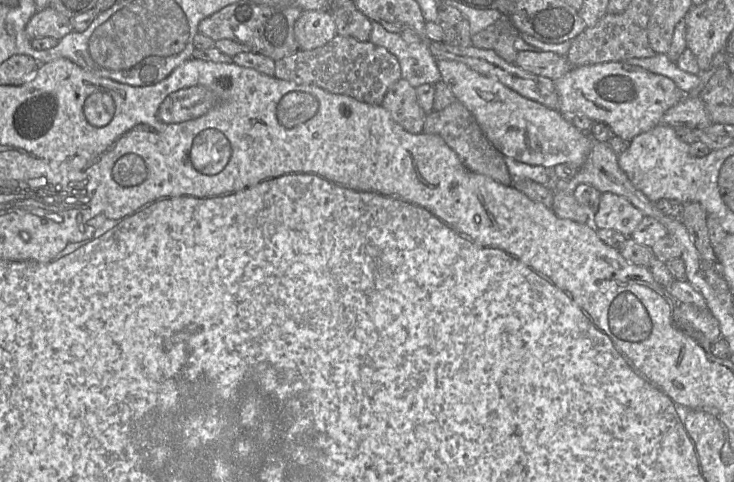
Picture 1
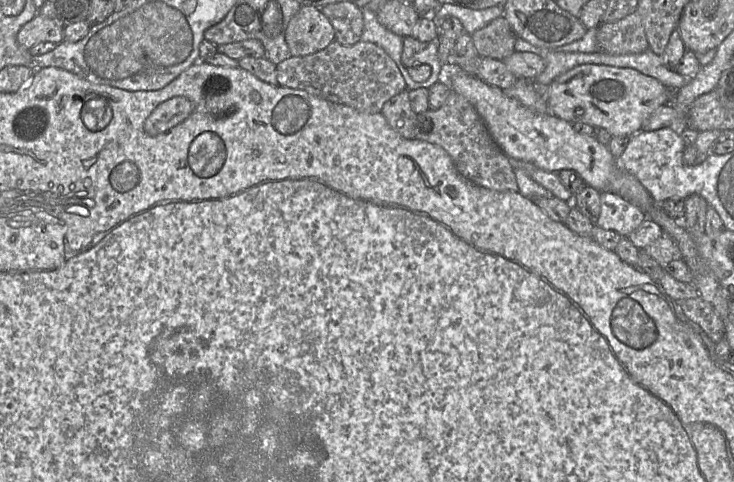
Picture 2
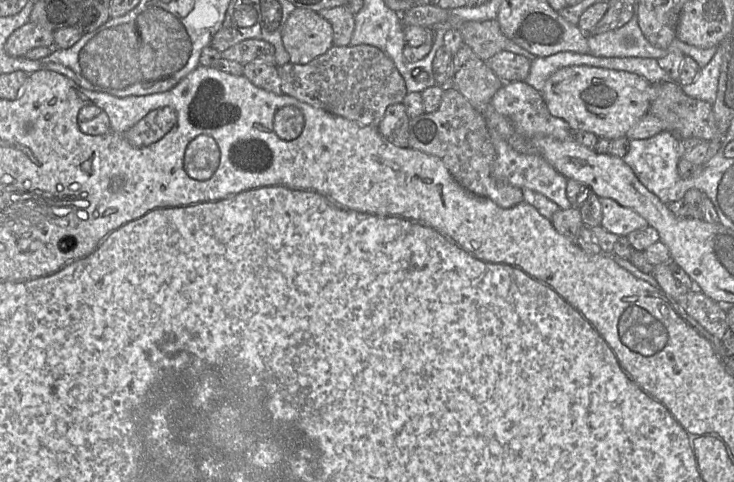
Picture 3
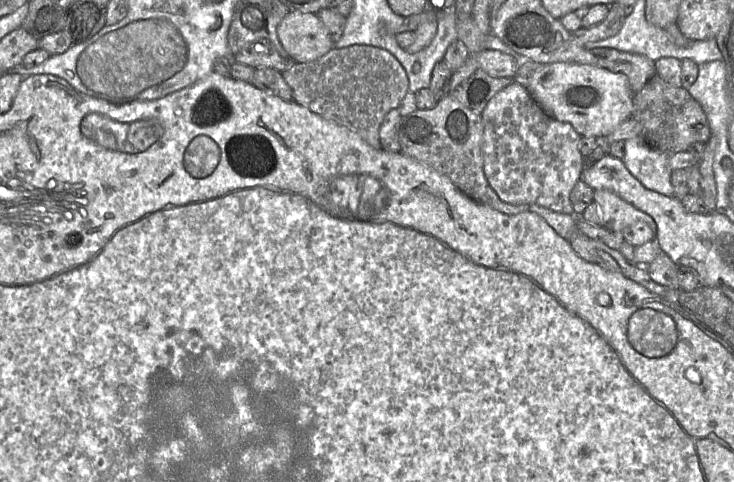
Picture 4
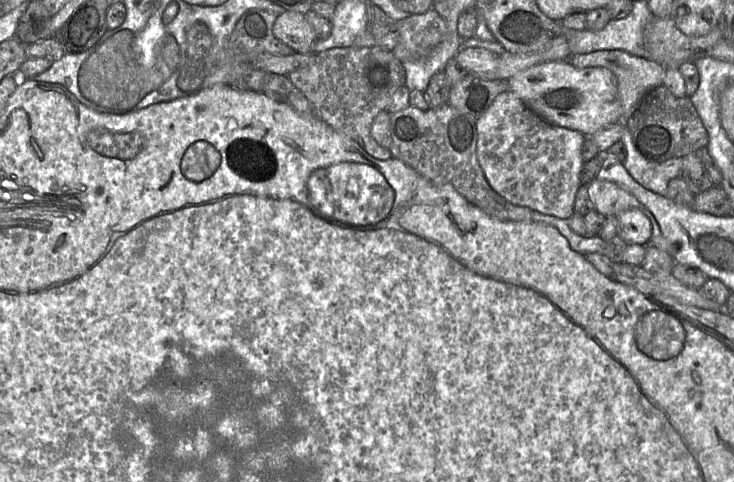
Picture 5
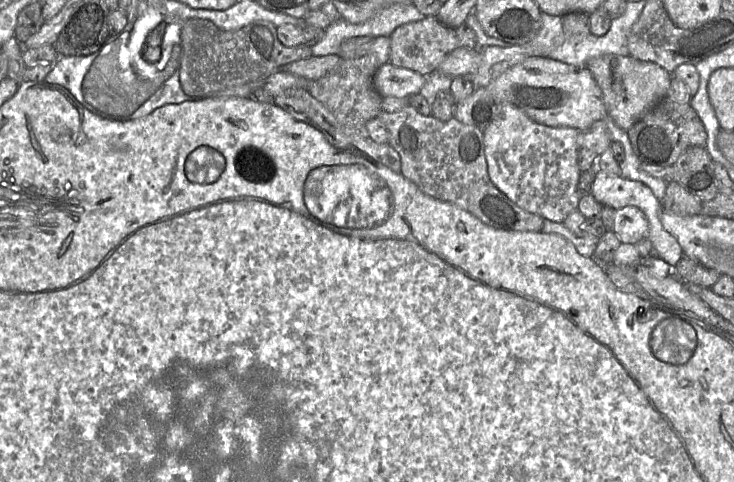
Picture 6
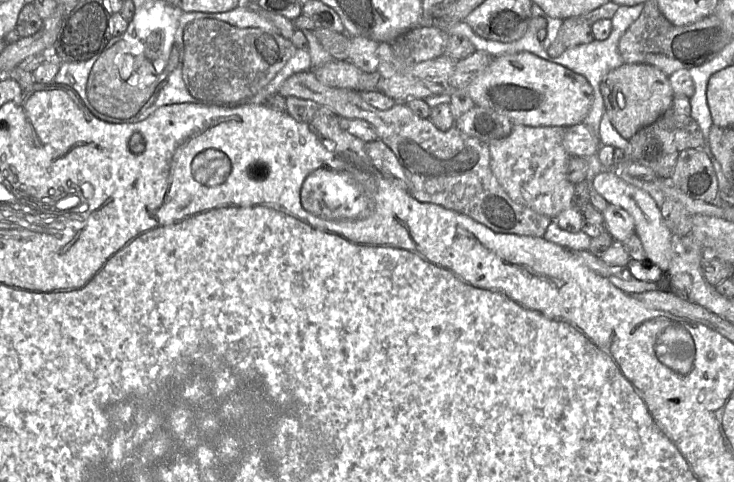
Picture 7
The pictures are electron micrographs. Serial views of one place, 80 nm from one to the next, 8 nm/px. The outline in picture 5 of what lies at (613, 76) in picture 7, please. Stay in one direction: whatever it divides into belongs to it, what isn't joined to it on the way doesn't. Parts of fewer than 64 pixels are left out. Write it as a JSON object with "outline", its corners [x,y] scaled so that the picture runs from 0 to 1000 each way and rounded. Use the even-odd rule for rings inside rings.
{"outline":[[[816,104],[800,112],[777,114],[771,124],[787,141],[823,139],[835,149],[841,164],[842,195],[851,251],[871,218],[883,189],[903,174],[906,141],[881,118],[868,116],[849,104]]]}

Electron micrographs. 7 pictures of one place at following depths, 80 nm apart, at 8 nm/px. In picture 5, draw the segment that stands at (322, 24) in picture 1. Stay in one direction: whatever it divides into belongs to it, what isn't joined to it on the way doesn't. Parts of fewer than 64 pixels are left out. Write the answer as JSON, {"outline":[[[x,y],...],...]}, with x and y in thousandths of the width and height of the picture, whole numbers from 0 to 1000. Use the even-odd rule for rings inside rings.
{"outline":[[[390,23],[380,31],[372,54],[372,68],[403,110],[426,110],[432,77],[414,29]]]}

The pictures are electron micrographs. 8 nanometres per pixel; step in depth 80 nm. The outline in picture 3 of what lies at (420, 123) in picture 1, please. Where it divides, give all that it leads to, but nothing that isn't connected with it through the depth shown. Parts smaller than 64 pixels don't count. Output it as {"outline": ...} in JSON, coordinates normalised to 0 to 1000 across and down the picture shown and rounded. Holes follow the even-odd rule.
{"outline":[[[549,214],[531,218],[519,249],[515,272],[522,286],[544,307],[557,305],[557,253]]]}

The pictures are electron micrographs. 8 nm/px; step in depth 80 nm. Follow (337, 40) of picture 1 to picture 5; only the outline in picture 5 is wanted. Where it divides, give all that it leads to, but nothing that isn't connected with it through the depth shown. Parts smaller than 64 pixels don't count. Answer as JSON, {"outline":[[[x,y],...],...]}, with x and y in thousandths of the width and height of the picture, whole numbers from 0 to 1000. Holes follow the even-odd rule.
{"outline":[[[466,98],[454,100],[435,110],[428,110],[422,131],[409,143],[396,149],[392,164],[418,203],[428,237],[444,253],[459,274],[485,293],[496,313],[516,332],[534,328],[529,307],[519,305],[505,280],[505,259],[511,243],[525,230],[530,220],[538,189],[553,170],[552,145],[548,131],[541,124],[533,106],[518,98]],[[510,139],[525,139],[529,147],[529,168],[522,178],[511,178],[503,166],[503,149]]]}

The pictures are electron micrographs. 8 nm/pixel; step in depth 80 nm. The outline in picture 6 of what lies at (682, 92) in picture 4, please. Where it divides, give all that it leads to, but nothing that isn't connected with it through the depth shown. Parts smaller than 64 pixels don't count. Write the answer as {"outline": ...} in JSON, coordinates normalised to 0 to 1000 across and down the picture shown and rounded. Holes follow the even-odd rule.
{"outline":[[[910,199],[854,274],[862,313],[873,336],[896,344],[918,342],[935,309],[946,303],[960,305],[963,295],[960,263],[943,220],[920,212]]]}

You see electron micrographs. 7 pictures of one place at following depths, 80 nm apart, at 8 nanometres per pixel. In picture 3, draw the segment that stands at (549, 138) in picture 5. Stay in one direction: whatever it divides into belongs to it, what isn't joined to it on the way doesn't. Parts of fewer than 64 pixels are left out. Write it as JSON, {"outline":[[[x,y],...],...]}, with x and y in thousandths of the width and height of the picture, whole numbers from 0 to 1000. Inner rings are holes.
{"outline":[[[715,168],[688,170],[670,201],[668,218],[673,228],[692,243],[703,274],[713,286],[749,282],[759,288],[774,288],[781,280],[774,255],[748,232],[737,189],[730,187]],[[672,278],[672,297],[676,307],[676,328],[670,344],[670,359],[676,371],[706,390],[719,390],[737,400],[756,419],[763,434],[779,429],[771,402],[774,371],[756,353],[737,322],[707,315],[676,278]]]}

